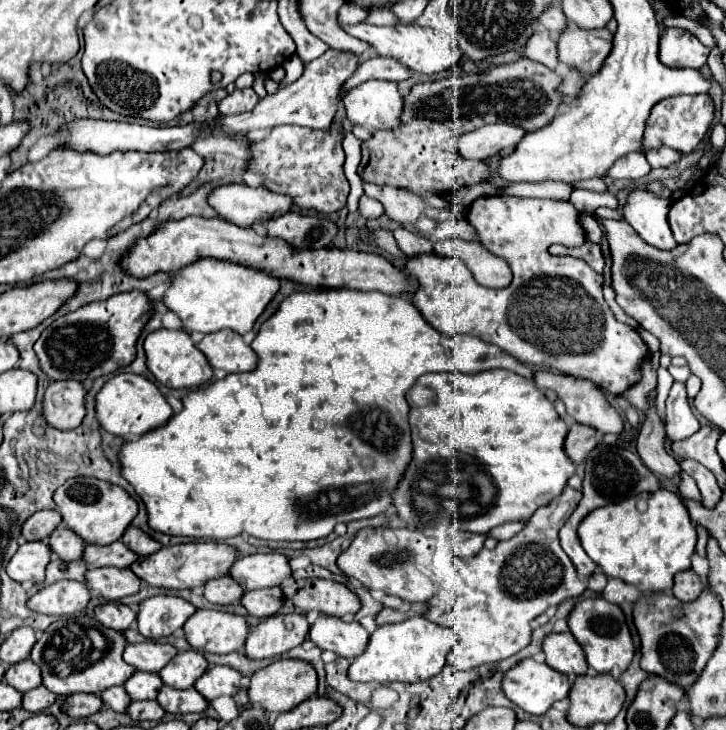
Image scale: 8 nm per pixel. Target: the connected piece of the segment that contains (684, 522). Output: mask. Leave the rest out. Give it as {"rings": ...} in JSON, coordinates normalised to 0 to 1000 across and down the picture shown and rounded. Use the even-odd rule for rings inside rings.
{"rings":[[[908,670],[897,675],[891,685],[891,697],[880,700],[875,684],[842,689],[836,695],[825,695],[814,700],[798,719],[798,738],[809,760],[828,777],[836,790],[858,793],[866,801],[875,801],[883,810],[916,810],[927,804],[927,788],[933,782],[952,779],[952,760],[957,758],[960,747],[960,725],[941,695],[938,684],[919,670]]]}

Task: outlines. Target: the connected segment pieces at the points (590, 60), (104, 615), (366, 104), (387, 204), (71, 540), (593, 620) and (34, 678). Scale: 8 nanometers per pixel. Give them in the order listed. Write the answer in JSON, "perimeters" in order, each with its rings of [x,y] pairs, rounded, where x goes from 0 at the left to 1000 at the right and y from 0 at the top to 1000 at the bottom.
{"perimeters":[[[[784,32],[784,37],[773,45],[767,62],[773,86],[795,95],[806,105],[814,105],[831,92],[831,84],[839,78],[844,48],[839,45],[839,40],[806,42]]],[[[161,823],[131,832],[131,842],[139,856],[161,862],[161,864],[175,864],[178,856],[189,848],[189,840],[178,829],[169,829]]],[[[506,111],[483,122],[472,133],[478,163],[486,171],[506,177],[547,177],[552,174],[555,133],[547,125],[547,114],[539,111]]],[[[500,251],[500,259],[503,267],[519,273],[528,281],[530,295],[547,305],[572,305],[572,300],[585,292],[588,281],[583,273],[561,259],[517,251]]],[[[81,719],[70,736],[67,736],[67,749],[87,766],[87,768],[106,768],[114,763],[117,741],[106,736],[103,727]]],[[[817,818],[817,821],[803,821],[792,829],[792,834],[784,842],[784,862],[803,886],[809,897],[809,908],[822,919],[822,922],[839,922],[844,914],[853,914],[861,919],[875,897],[875,884],[869,875],[869,864],[864,859],[861,840],[853,829],[839,826],[831,818]]],[[[34,903],[23,911],[15,911],[7,922],[7,933],[12,938],[18,938],[23,947],[29,949],[37,949],[40,944],[48,944],[56,938],[56,916],[43,905],[43,903]]]]}

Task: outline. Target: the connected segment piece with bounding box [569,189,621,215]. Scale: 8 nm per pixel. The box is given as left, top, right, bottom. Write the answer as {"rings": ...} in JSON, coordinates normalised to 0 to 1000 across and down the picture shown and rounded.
{"rings":[[[792,259],[787,264],[784,275],[789,275],[800,292],[814,292],[814,295],[820,292],[822,284],[831,284],[831,281],[842,284],[842,286],[855,284],[850,270],[844,270],[842,264],[820,264],[820,262],[809,262],[809,259]]]}

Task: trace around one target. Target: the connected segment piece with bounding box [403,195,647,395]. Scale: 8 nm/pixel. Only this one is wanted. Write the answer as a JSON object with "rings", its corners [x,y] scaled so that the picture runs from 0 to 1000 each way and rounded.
{"rings":[[[679,267],[660,270],[649,278],[643,303],[654,314],[660,333],[676,344],[679,349],[698,355],[707,385],[696,396],[671,396],[663,393],[649,371],[632,355],[605,352],[599,347],[574,349],[558,360],[558,377],[574,382],[574,399],[558,404],[566,418],[572,418],[585,440],[613,459],[643,456],[685,475],[693,475],[701,486],[707,486],[718,497],[731,497],[740,505],[764,505],[778,514],[814,519],[828,533],[842,536],[844,541],[858,538],[866,527],[880,519],[880,500],[891,489],[891,475],[883,470],[883,462],[866,445],[853,442],[839,418],[831,410],[828,393],[831,379],[822,377],[803,355],[792,352],[764,352],[756,347],[759,333],[770,333],[773,319],[748,319],[748,314],[803,314],[800,292],[784,275],[767,273],[723,273],[723,270],[701,270],[701,267]]]}

